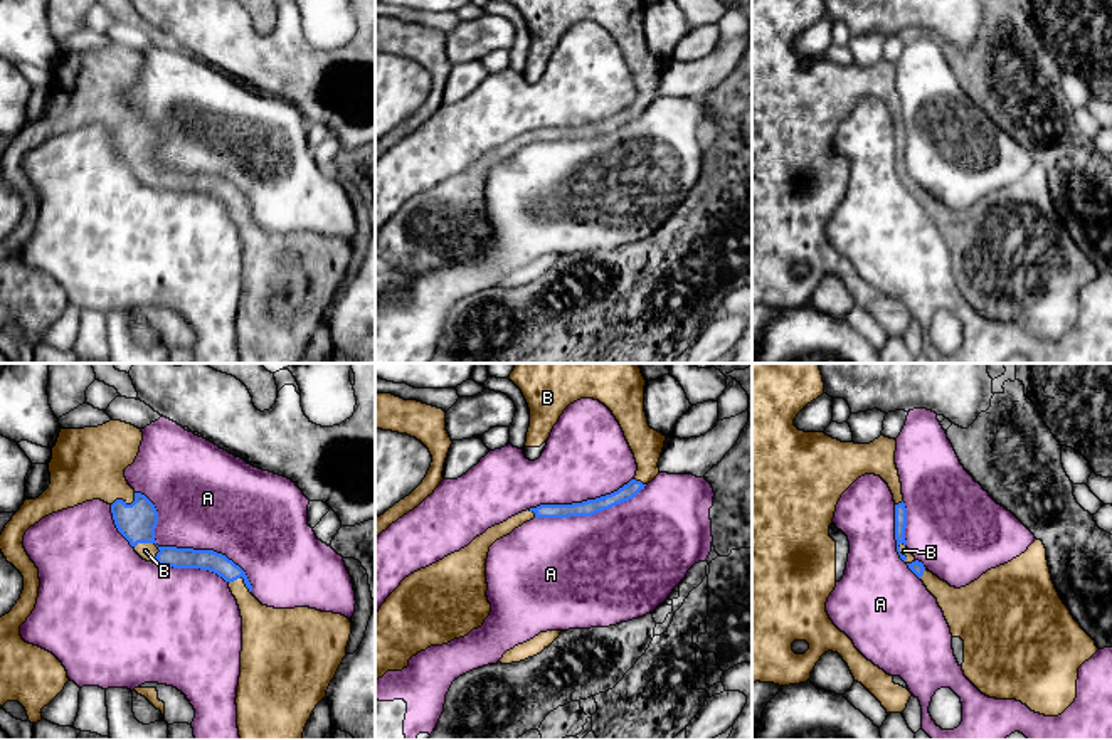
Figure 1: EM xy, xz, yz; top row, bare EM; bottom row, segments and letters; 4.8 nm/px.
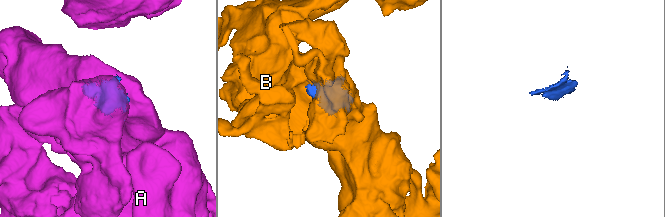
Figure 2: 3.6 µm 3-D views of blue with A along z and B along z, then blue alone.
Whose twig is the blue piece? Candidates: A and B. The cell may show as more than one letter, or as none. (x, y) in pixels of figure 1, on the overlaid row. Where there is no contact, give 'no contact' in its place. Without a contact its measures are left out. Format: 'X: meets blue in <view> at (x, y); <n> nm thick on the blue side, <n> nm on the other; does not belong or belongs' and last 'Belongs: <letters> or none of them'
A: meets blue in xy at (180, 549); 180 nm thick on the blue side, 440 nm on the other; does not belong
B: meets blue in xy at (153, 542); 180 nm thick on the blue side, 80 nm on the other; belongs
Belongs: B

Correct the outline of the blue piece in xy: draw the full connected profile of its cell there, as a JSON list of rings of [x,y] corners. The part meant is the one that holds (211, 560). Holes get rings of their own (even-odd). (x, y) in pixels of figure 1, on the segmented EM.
[[[113,419],[98,427],[61,429],[49,462],[49,488],[39,498],[25,500],[5,525],[0,535],[0,550],[7,562],[22,574],[24,590],[12,610],[0,617],[0,706],[7,701],[19,701],[25,708],[29,722],[37,723],[44,720],[42,708],[69,681],[66,668],[52,653],[25,642],[20,636],[20,626],[35,609],[40,587],[39,568],[22,543],[24,535],[52,513],[101,500],[111,506],[118,531],[143,560],[173,568],[209,570],[229,584],[242,617],[241,676],[236,698],[241,740],[301,740],[313,710],[326,698],[326,690],[347,656],[352,634],[350,619],[310,607],[274,609],[262,605],[251,594],[252,585],[246,572],[225,555],[214,550],[158,547],[155,540],[158,511],[124,478],[124,469],[135,462],[141,441],[141,429]]]

